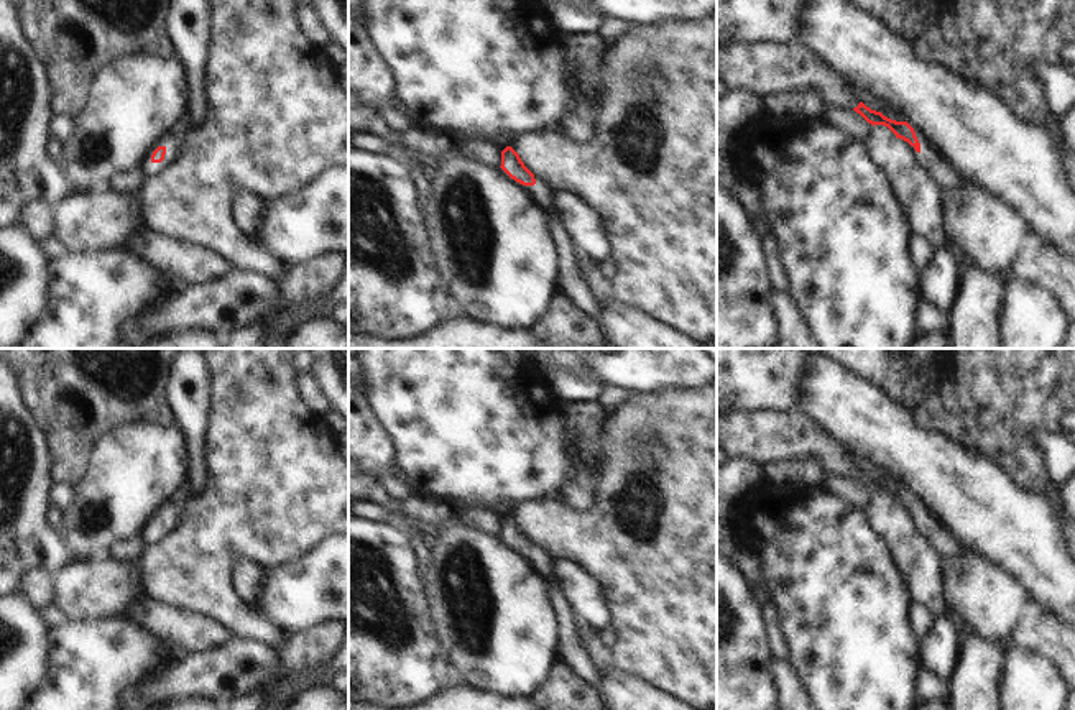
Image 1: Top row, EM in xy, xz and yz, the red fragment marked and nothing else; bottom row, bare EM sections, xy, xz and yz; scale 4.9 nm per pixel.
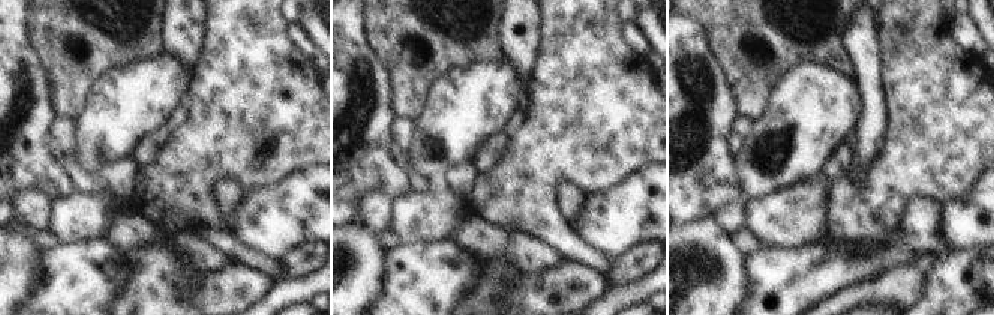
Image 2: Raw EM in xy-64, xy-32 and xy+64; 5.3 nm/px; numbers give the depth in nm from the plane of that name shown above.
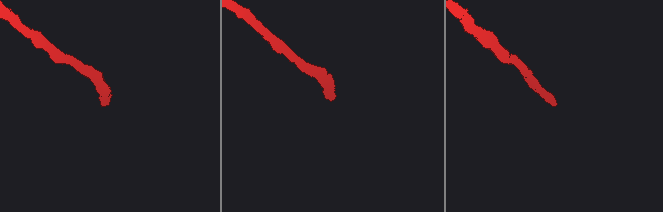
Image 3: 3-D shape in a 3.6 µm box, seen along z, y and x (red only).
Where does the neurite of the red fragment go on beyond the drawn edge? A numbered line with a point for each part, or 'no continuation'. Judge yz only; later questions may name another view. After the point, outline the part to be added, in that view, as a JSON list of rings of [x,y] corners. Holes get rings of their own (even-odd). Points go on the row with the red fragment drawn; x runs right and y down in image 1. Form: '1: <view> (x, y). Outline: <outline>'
1: yz (932, 165). Outline: [[[920,146],[920,168],[937,187],[962,186],[960,179],[948,169],[930,146]]]

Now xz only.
no continuation.

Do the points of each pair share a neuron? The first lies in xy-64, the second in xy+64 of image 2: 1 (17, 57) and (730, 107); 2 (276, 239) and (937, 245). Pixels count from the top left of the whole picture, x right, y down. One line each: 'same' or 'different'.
1: same
2: different

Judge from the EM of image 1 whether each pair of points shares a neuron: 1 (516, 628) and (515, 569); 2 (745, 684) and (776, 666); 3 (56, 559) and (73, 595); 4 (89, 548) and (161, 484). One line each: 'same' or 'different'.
1: same
2: different
3: different
4: same

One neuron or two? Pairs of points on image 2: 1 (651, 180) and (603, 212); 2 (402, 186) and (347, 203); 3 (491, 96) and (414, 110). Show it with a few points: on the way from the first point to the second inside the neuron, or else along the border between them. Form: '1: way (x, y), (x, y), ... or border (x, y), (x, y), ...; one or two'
1: way (639, 192), (619, 212), (615, 212); one
2: way (389, 183), (366, 183), (360, 189); one
3: border (443, 77), (431, 92), (425, 113), (416, 122); two

